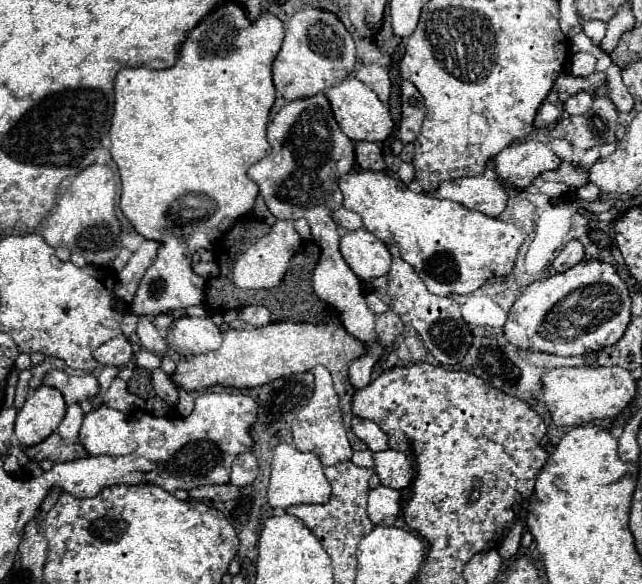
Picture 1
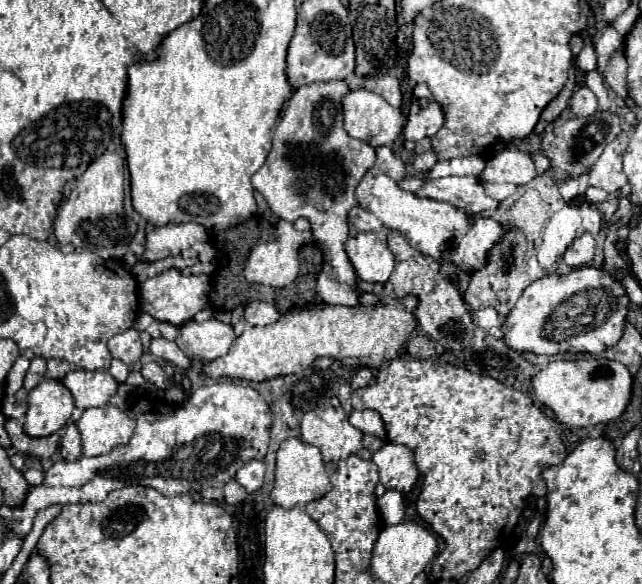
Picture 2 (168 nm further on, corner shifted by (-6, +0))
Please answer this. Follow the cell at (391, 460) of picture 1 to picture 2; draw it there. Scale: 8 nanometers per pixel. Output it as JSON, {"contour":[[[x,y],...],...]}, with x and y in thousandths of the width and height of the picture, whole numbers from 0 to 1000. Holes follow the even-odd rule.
{"contour":[[[601,757],[589,774],[579,777],[579,791],[589,798],[592,825],[604,839],[639,842],[651,822],[651,801],[639,767]]]}

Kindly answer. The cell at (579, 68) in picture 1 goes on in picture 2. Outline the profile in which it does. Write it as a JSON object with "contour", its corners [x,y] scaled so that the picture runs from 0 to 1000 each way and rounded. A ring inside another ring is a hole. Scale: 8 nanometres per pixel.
{"contour":[[[910,79],[907,82],[907,89],[897,99],[897,113],[907,123],[919,123],[919,120],[928,116],[928,96],[925,96],[925,82],[922,79]]]}

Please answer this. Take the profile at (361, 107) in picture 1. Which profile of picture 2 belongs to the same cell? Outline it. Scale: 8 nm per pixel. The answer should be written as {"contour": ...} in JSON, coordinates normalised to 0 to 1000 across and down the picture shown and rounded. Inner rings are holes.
{"contour":[[[567,151],[545,154],[536,164],[533,182],[536,182],[536,223],[542,226],[542,233],[573,243],[579,253],[612,247],[632,212],[632,199],[620,185],[611,185],[595,164]]]}

